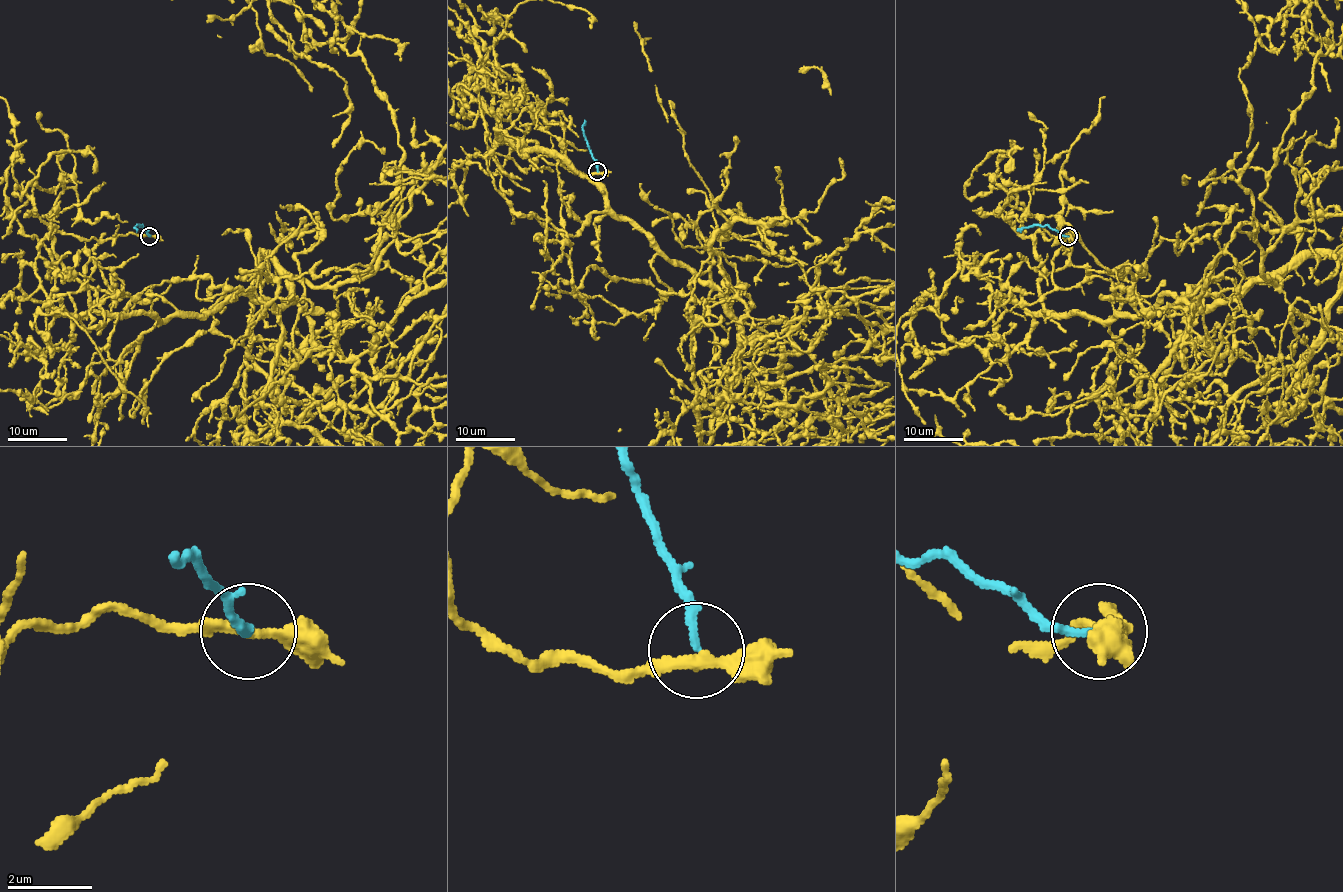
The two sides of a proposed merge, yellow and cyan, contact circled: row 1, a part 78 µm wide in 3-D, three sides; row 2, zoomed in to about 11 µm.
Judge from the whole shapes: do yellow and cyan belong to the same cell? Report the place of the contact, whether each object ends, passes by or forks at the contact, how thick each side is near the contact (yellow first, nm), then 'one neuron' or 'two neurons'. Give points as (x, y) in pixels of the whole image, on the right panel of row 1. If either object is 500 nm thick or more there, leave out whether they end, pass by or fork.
at (1068, 236); yellow passes by; cyan ends there; 240 nm thick on the yellow side, 190 nm on the other; two neurons

